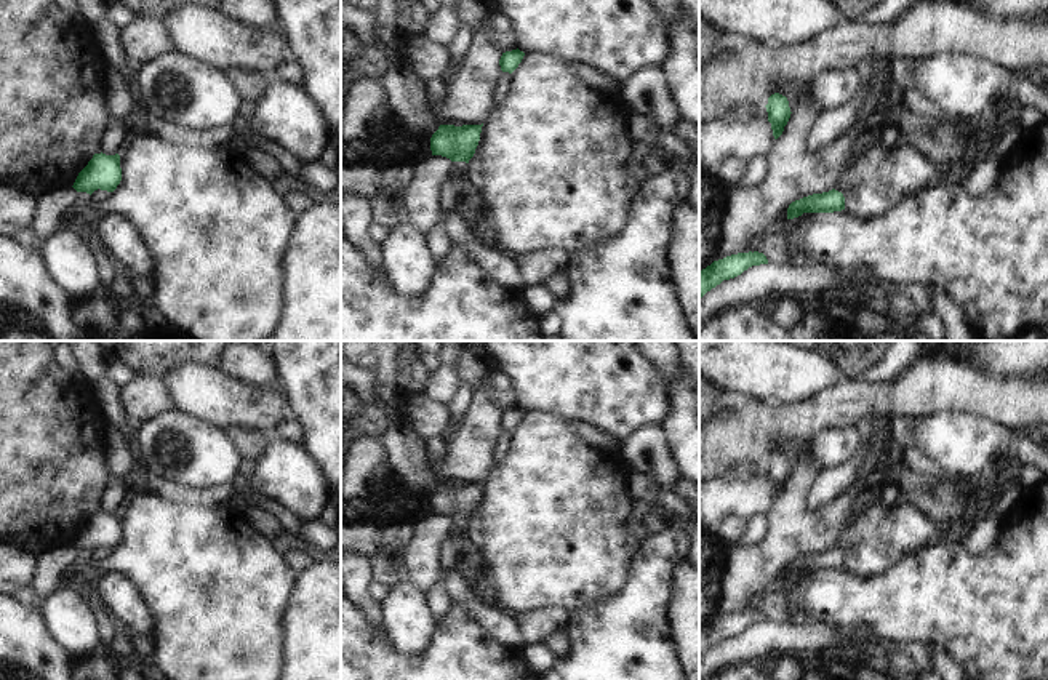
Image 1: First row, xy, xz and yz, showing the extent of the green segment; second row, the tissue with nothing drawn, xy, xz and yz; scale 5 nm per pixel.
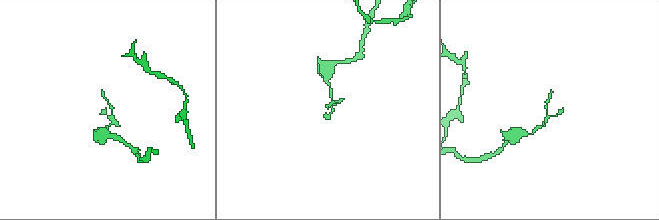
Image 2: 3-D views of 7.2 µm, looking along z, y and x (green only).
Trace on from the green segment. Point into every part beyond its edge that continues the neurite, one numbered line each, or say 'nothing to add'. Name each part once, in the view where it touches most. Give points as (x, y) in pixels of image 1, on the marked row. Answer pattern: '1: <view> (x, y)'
nothing to add

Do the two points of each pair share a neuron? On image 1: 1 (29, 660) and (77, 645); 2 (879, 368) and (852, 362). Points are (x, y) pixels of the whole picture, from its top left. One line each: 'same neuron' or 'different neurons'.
1: different neurons
2: different neurons

